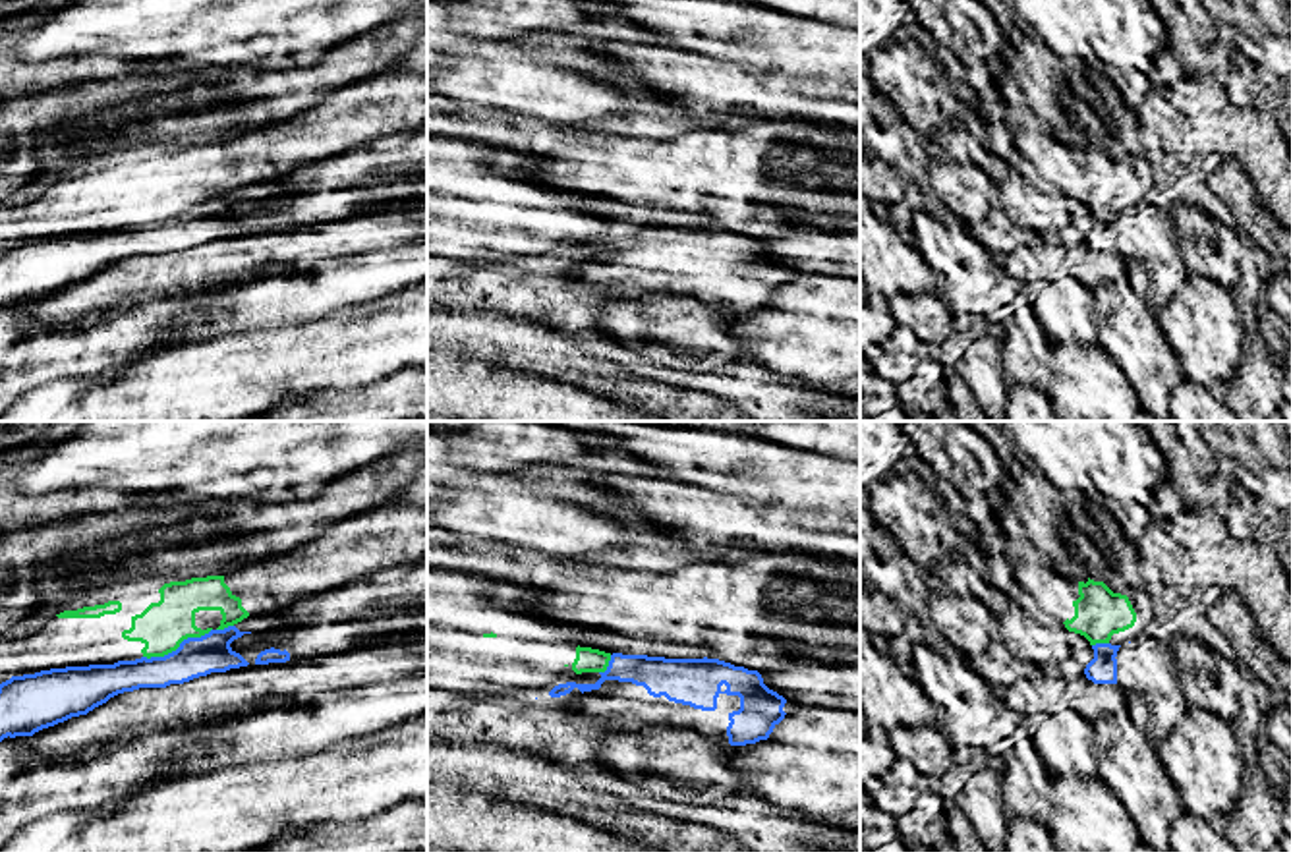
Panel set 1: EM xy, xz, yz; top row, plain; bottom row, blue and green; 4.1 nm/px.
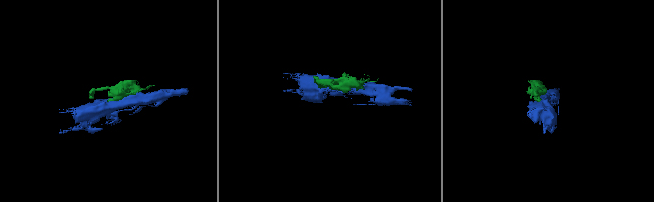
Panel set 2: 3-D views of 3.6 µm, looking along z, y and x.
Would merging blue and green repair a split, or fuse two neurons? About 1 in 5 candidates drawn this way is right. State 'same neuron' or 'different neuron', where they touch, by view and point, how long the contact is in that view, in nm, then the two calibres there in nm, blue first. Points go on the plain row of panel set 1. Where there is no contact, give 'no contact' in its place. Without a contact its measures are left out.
different neuron | xy (178, 215) | 320 nm | 160/200 nm

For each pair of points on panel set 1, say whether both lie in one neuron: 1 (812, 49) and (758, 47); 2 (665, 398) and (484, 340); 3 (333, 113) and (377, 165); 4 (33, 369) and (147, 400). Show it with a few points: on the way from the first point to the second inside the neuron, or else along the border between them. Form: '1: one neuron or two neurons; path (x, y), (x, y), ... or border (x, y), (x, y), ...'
1: one neuron; path (799, 47), (772, 47)
2: one neuron; path (621, 387), (528, 344)
3: two neurons; border (404, 130), (370, 140), (329, 159)
4: two neurons; border (109, 379), (53, 379), (22, 395)

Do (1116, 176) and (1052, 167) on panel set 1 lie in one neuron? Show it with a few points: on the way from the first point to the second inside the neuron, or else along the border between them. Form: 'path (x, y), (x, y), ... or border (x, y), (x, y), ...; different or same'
path (1100, 176), (1083, 176), (1067, 169); same

